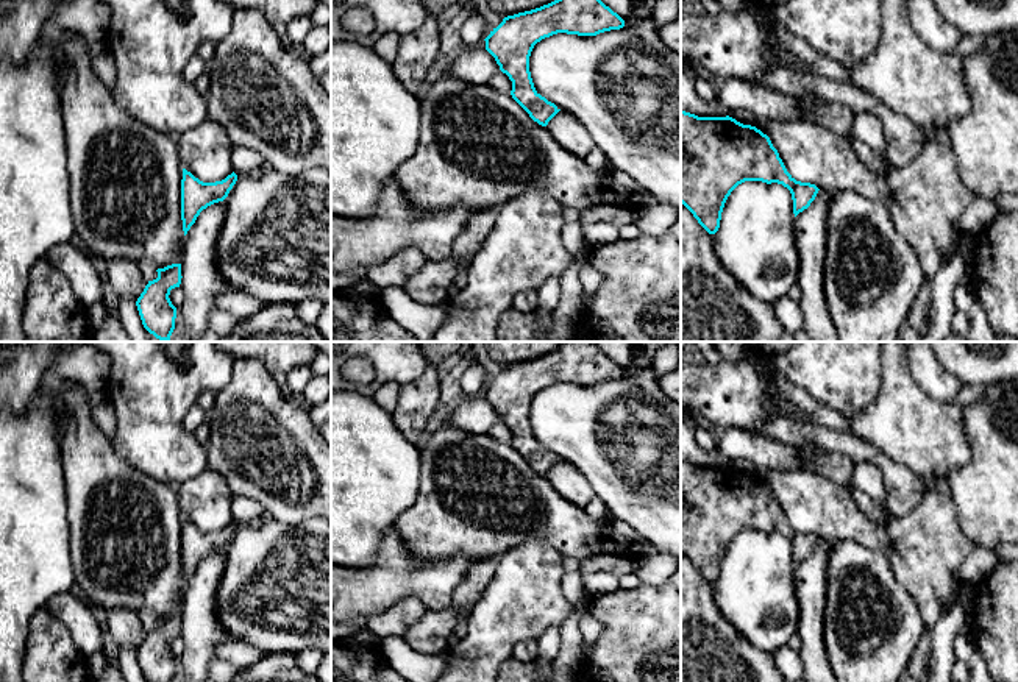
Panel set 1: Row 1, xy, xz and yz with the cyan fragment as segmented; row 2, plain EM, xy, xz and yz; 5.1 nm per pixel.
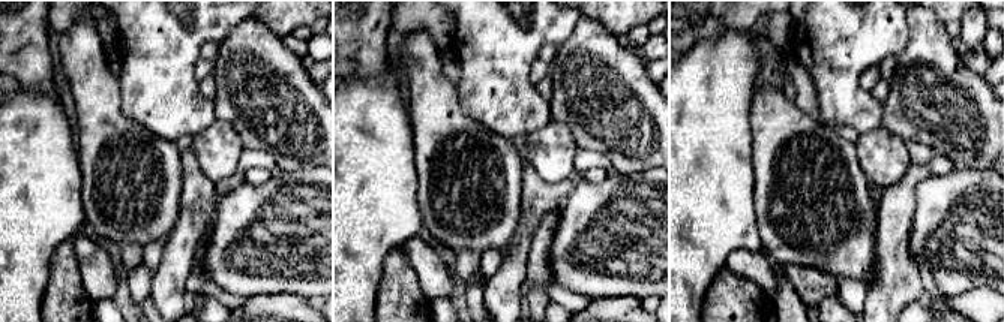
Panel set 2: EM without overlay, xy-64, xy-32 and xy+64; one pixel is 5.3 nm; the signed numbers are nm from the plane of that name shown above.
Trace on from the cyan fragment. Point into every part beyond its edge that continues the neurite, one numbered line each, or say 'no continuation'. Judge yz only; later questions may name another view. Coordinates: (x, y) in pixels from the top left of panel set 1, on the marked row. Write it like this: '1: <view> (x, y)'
no continuation

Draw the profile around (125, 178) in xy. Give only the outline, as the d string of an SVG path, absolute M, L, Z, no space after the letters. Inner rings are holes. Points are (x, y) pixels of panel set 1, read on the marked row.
M75 33L58 42L61 72L61 114L67 140L70 212L80 245L92 256L151 261L155 268L181 264L183 164L178 147L120 109L111 89L95 75L89 45Z

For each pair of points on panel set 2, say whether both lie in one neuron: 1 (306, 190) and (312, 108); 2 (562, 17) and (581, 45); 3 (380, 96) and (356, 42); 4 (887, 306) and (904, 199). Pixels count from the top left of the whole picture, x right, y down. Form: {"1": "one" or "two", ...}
{"1": "two", "2": "two", "3": "two", "4": "one"}

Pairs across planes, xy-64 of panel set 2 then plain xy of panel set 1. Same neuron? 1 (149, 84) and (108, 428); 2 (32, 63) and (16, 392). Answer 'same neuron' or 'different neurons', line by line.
1: different neurons
2: same neuron

